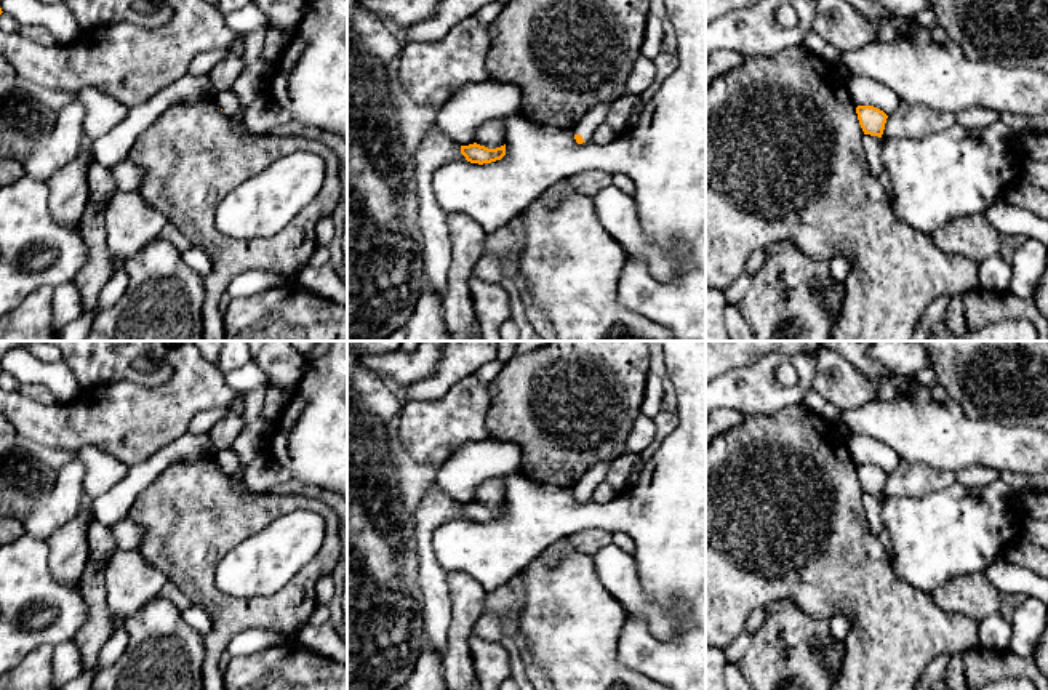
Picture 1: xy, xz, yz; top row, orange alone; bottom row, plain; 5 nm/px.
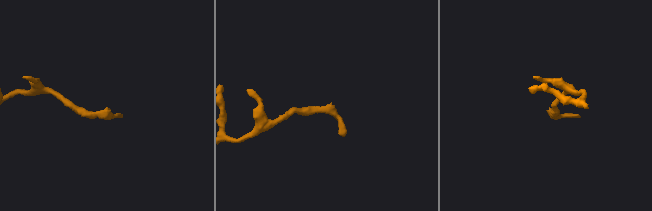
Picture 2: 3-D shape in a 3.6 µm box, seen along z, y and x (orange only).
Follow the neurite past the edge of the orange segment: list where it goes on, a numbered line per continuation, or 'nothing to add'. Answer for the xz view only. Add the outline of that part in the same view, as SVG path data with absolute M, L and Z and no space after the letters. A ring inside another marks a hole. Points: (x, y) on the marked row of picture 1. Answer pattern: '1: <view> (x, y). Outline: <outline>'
1: xz (586, 127). Outline: M610 102L595 106L576 123L573 133L581 134L584 141L590 141L594 131L605 122L610 106Z

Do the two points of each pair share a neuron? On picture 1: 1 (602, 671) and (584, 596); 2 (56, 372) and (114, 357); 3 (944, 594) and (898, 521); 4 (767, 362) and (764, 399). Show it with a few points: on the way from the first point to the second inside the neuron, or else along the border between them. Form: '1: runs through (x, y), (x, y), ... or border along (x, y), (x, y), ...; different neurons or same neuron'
1: runs through (584, 652), (584, 615); same neuron
2: border along (63, 359), (82, 388); different neurons
3: border along (975, 572), (954, 577), (932, 593); different neurons
4: runs through (764, 372), (764, 389); same neuron

